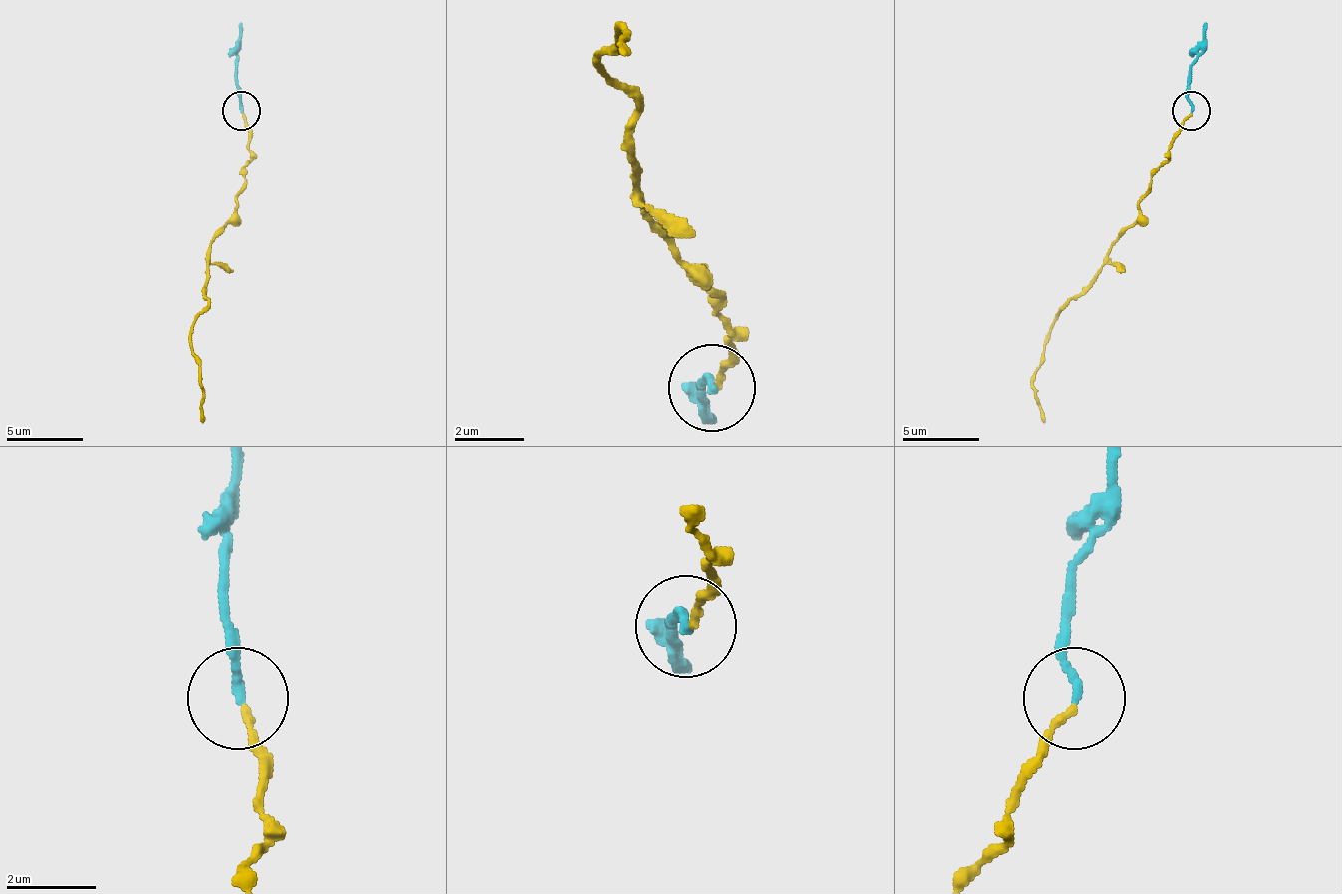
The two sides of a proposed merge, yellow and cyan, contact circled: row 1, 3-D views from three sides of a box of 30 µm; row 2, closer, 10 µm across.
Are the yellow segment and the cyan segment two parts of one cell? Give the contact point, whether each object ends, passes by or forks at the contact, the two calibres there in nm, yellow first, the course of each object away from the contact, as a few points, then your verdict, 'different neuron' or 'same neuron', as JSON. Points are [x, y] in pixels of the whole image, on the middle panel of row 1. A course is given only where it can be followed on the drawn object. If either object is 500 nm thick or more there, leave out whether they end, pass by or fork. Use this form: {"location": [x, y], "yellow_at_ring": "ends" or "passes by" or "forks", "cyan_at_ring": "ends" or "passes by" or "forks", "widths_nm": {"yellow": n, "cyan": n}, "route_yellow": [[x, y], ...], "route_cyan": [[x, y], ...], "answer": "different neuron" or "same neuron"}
{"location": [712, 388], "yellow_at_ring": "ends", "cyan_at_ring": "ends", "widths_nm": {"yellow": 160, "cyan": 170}, "route_yellow": [[718, 386], [736, 333], [718, 299], [640, 212], [640, 107], [597, 64], [623, 29], [631, 55]], "route_cyan": [[710, 386], [701, 377], [710, 420]], "answer": "same neuron"}

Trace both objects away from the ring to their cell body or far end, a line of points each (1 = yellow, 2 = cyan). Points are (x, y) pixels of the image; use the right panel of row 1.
1: (1190, 111), (1110, 261), (1049, 330), (1045, 360), (1033, 376), (1033, 399), (1045, 422)
2: (1190, 111), (1186, 77), (1206, 23)

